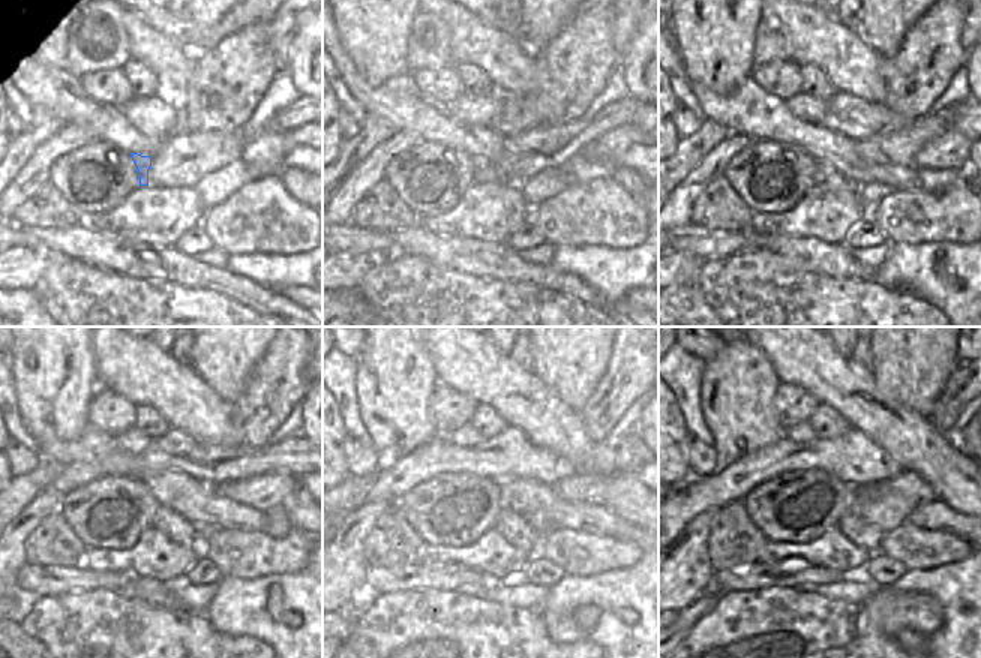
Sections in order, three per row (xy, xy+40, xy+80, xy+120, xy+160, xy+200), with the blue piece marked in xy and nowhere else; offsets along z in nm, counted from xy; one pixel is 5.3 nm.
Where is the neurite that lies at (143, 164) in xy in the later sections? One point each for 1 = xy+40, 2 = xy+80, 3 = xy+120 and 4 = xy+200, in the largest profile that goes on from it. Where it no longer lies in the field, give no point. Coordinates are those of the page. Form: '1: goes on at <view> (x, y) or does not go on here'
1: goes on at xy+40 (485, 171)
2: goes on at xy+80 (830, 179)
3: goes on at xy+120 (167, 522)
4: goes on at xy+200 (863, 535)

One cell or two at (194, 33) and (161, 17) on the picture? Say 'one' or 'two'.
one

